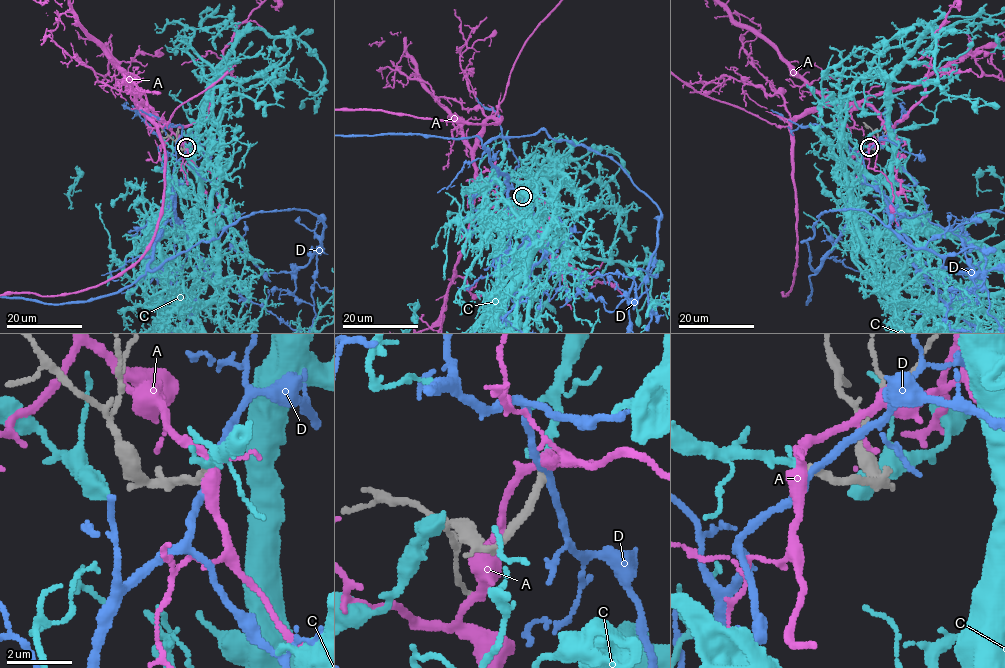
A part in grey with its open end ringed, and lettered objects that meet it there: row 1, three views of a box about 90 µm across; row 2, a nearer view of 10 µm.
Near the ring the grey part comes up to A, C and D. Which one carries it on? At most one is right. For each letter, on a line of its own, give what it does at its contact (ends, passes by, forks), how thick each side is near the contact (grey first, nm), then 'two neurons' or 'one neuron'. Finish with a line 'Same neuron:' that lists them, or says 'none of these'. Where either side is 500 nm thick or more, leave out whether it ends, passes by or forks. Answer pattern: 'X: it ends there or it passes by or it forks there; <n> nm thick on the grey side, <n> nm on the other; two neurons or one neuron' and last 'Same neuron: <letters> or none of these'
A: it forks there; 240 nm thick on the grey side, 300 nm on the other; two neurons
C: it ends there; 240 nm thick on the grey side, 260 nm on the other; one neuron
D: it passes by; 280 nm thick on the grey side, 220 nm on the other; two neurons
Same neuron: C

